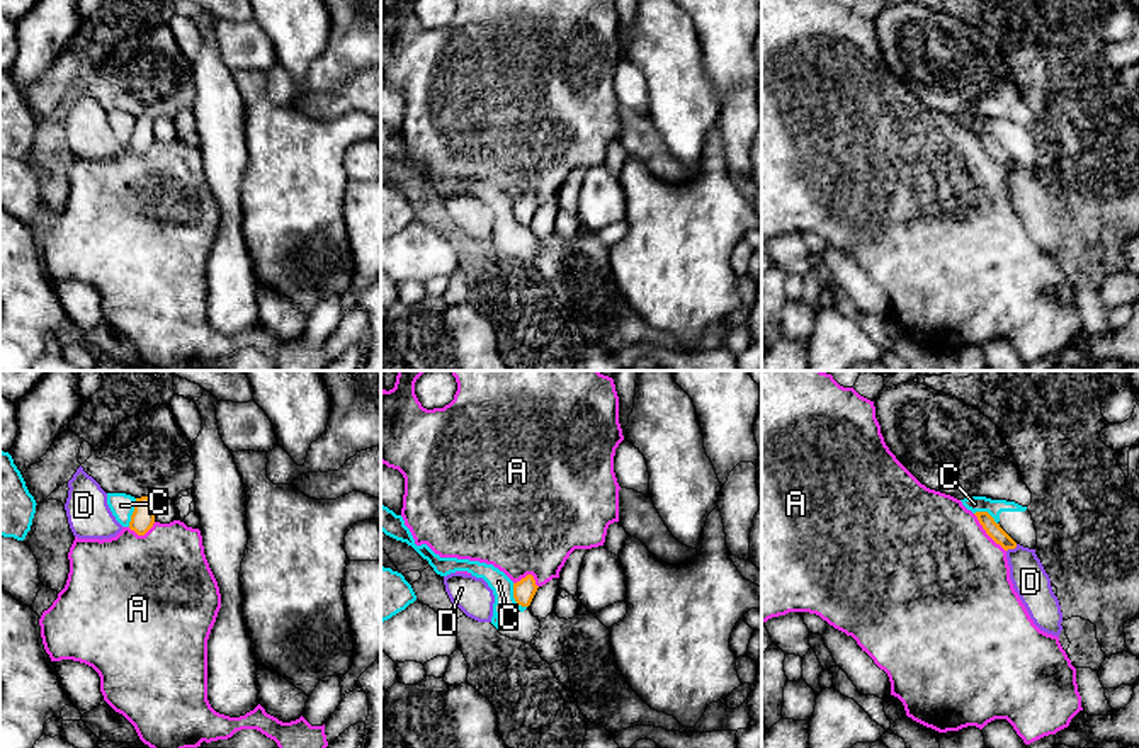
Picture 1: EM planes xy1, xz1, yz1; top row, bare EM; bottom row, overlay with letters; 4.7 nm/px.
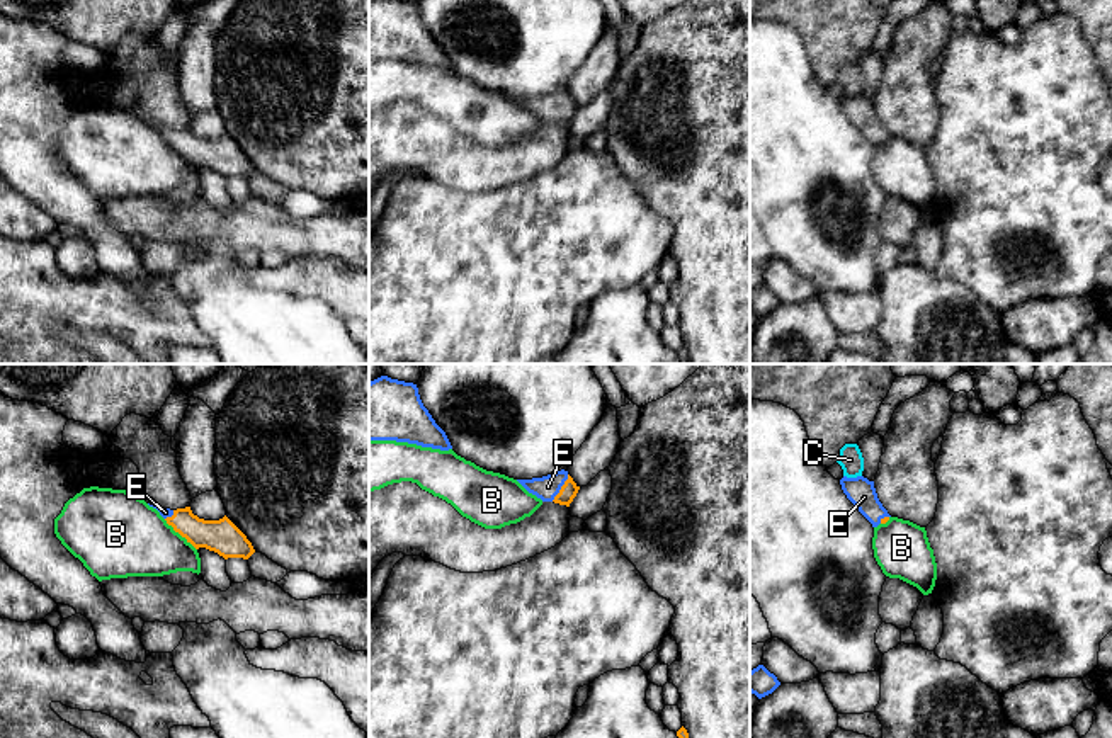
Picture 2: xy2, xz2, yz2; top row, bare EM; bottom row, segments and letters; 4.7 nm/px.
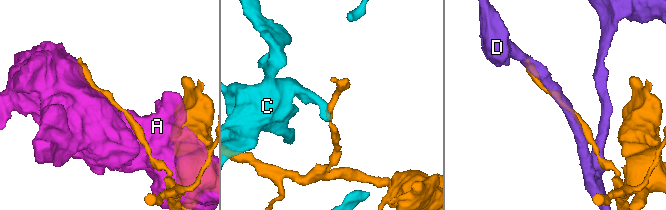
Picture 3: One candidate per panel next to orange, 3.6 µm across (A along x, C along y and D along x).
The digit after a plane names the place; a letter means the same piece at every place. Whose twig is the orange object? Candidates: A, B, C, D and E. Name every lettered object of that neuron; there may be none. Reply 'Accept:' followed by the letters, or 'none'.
Accept: E

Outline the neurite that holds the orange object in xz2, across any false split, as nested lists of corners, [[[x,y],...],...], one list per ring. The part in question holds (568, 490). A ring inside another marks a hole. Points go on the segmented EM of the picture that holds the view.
[[[561,469],[542,478],[517,480],[529,493],[542,502],[554,502],[570,507],[580,486],[568,471]]]

